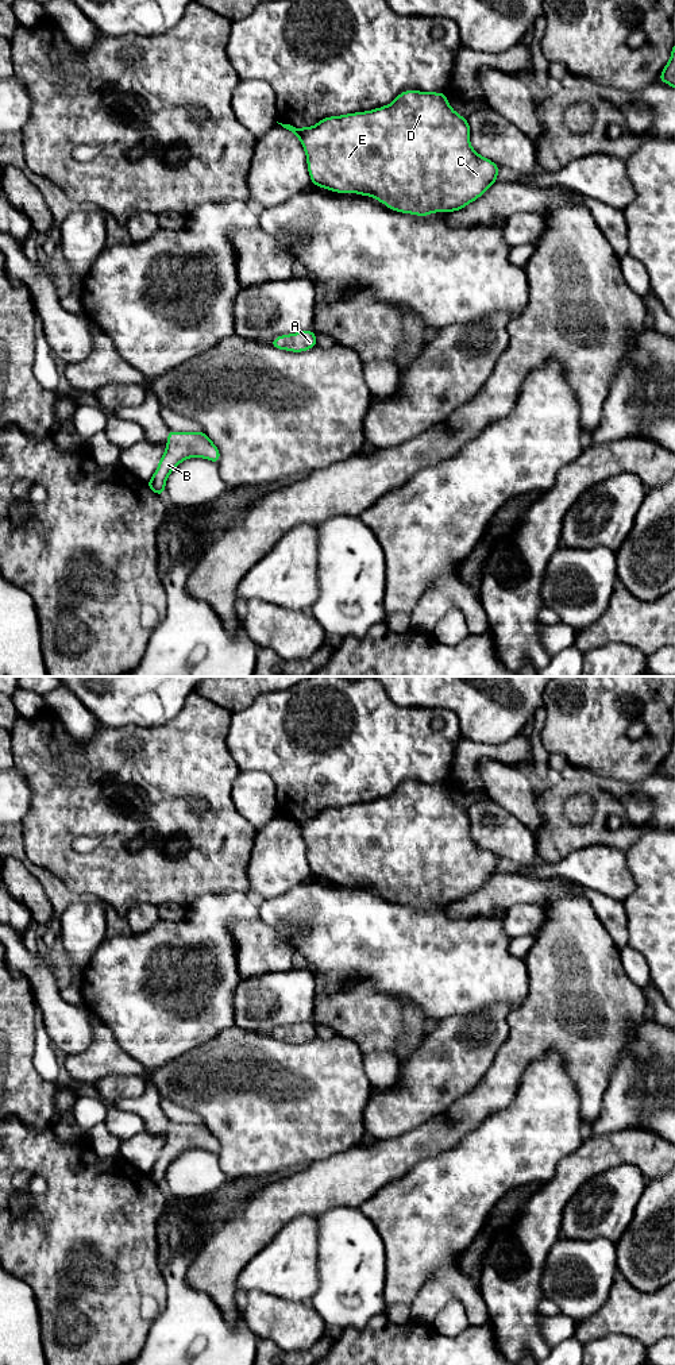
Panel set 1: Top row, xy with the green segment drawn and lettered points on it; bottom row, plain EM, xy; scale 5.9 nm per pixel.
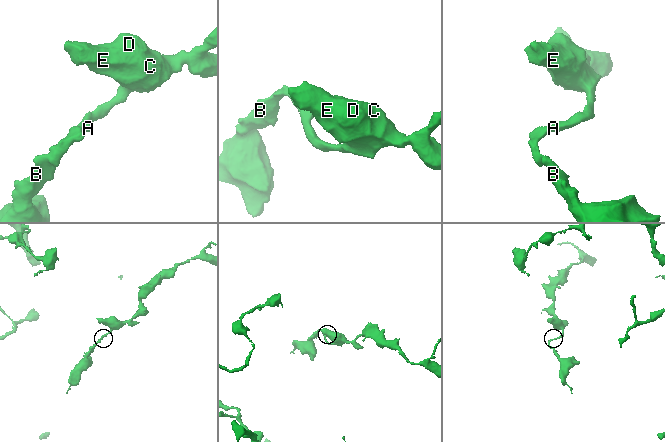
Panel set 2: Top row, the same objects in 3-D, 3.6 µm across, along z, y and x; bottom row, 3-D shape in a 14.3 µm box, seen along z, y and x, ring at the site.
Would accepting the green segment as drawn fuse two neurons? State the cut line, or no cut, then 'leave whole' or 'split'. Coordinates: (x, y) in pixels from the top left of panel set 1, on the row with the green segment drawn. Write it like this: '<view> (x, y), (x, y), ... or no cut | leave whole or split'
no cut | leave whole

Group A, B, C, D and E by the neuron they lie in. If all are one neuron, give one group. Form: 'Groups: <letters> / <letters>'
Groups: A B C D E

